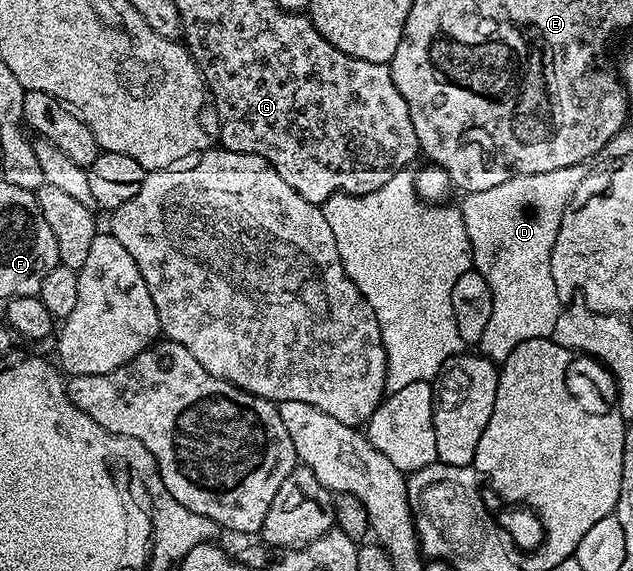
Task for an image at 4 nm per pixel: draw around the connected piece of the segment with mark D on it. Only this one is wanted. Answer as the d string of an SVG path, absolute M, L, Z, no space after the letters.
M583 163L567 166L563 170L547 170L547 174L523 174L515 178L507 178L507 182L499 182L499 186L491 186L491 190L466 192L460 197L462 200L459 200L459 207L463 214L463 226L467 226L467 238L471 242L473 251L473 268L481 273L491 290L491 319L487 322L487 330L483 330L483 338L479 345L480 355L494 362L500 362L507 358L507 354L511 354L511 350L515 350L515 346L519 346L519 342L552 337L555 330L555 318L559 318L563 301L559 298L559 290L555 290L555 278L551 278L551 250L555 246L555 234L559 234L559 222L563 222L565 207L571 202L573 192L579 186L579 182L583 182L583 178L587 178L590 171L590 165Z

